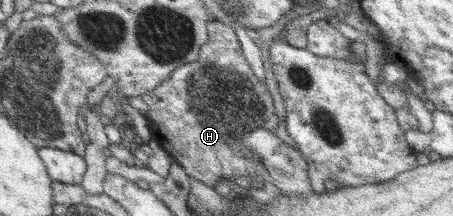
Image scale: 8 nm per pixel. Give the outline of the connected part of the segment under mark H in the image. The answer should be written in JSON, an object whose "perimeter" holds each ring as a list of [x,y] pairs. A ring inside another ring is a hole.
{"perimeter":[[[214,19],[208,25],[208,32],[209,41],[201,49],[198,61],[181,66],[160,87],[142,95],[150,106],[146,119],[153,143],[173,156],[191,178],[213,188],[222,178],[233,180],[234,177],[249,175],[263,183],[271,183],[286,197],[314,193],[307,157],[274,135],[274,129],[280,123],[274,99],[242,55],[236,31],[228,23]]]}

